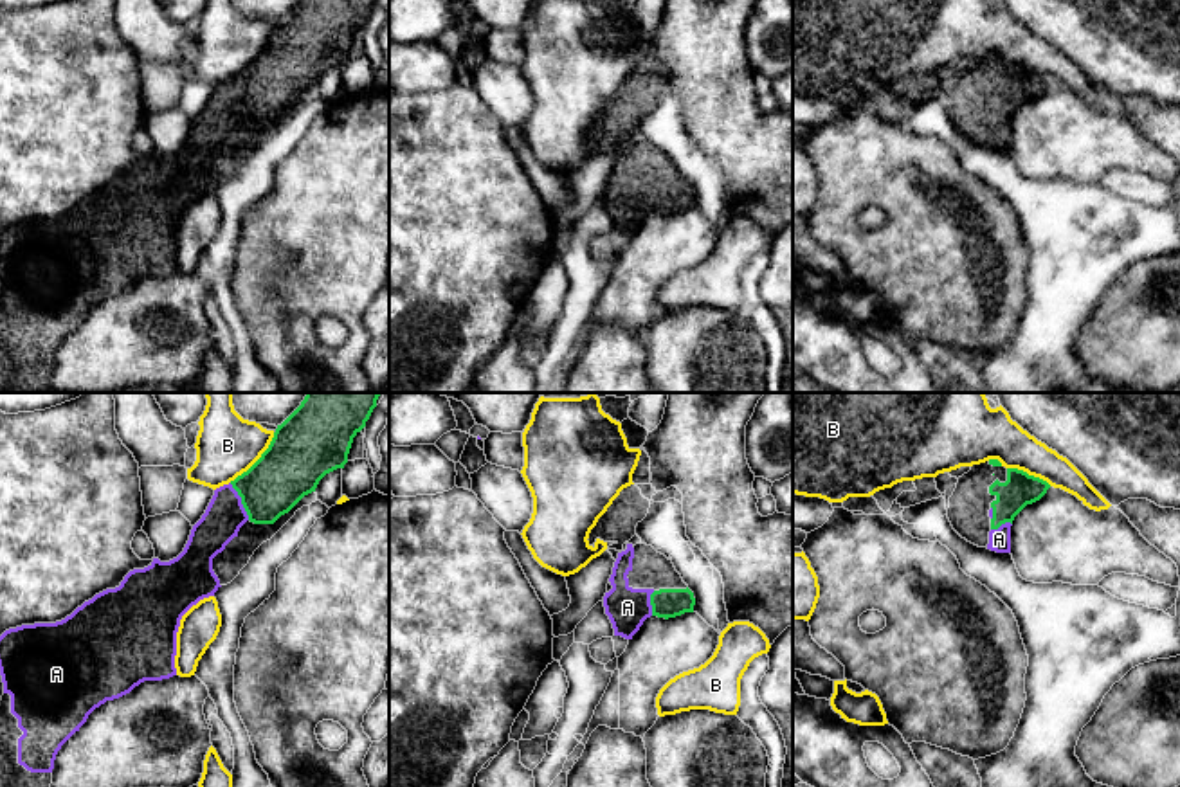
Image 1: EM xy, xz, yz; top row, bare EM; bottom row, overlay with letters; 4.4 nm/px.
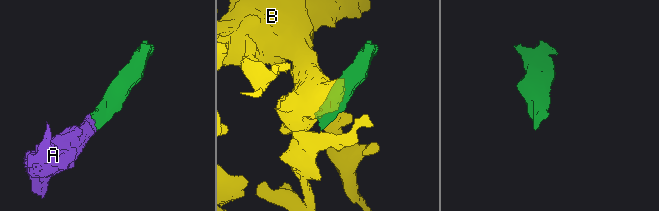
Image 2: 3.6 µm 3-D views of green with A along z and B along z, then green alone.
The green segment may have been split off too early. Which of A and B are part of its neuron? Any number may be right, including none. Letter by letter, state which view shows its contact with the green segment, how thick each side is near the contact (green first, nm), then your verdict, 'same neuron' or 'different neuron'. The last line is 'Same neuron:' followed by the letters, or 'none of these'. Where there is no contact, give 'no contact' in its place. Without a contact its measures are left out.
A: meets green in xy; 280 nm thick on the green side, 170 nm on the other; same neuron
B: meets green in xy; 300 nm thick on the green side, 280 nm on the other; different neuron
Same neuron: A

